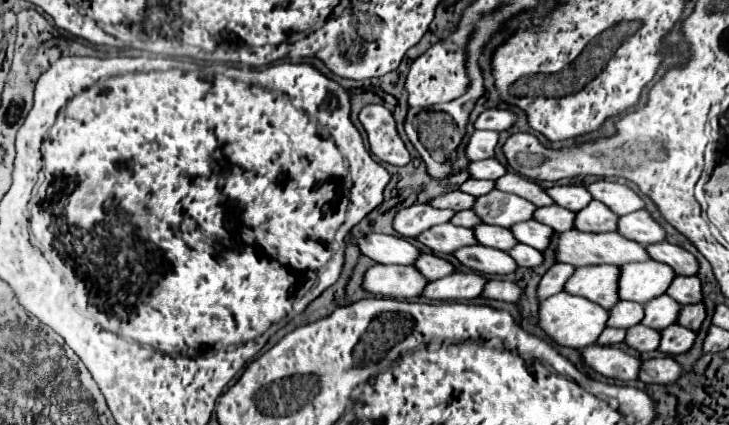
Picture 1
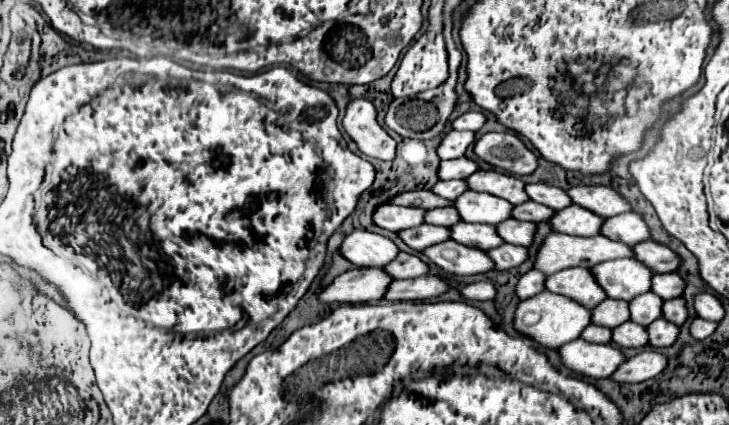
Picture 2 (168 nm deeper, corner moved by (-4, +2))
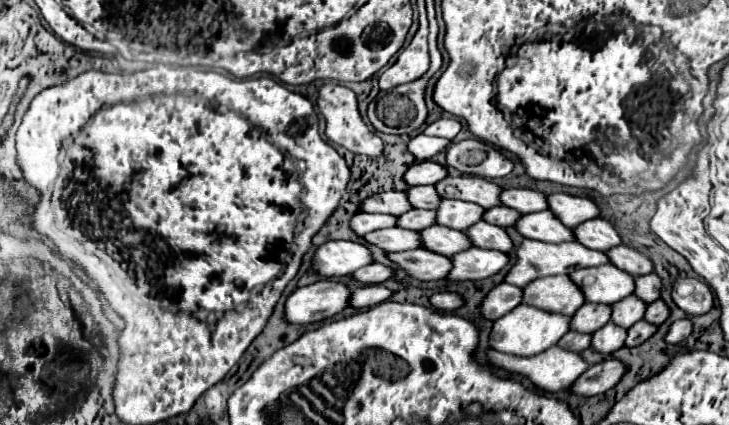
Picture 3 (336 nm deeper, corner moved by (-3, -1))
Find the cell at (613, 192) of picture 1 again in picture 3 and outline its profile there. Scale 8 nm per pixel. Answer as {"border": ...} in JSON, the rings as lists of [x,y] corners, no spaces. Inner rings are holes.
{"border":[[[549,194],[549,210],[553,210],[569,228],[599,216],[599,206],[593,200],[573,194]]]}

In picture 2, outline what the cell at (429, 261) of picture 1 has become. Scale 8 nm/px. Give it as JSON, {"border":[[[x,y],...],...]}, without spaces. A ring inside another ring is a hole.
{"border":[[[398,253],[396,259],[392,259],[382,269],[392,279],[410,279],[410,277],[420,277],[428,273],[428,265],[422,263],[416,255],[408,255],[408,253]]]}

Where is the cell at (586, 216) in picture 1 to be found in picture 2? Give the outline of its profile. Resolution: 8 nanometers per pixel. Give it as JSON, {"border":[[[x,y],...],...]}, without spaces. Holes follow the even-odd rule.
{"border":[[[568,205],[566,209],[560,209],[550,217],[552,231],[558,233],[568,233],[568,235],[578,235],[578,237],[594,237],[600,233],[602,217],[590,213],[588,209],[580,209],[578,205]]]}

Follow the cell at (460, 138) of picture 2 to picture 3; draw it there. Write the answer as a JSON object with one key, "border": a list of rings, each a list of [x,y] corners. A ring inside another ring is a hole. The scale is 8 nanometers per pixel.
{"border":[[[419,134],[409,142],[409,150],[421,160],[429,160],[429,158],[437,156],[439,152],[443,152],[445,148],[449,148],[449,146],[451,146],[451,140],[425,136],[425,134]]]}

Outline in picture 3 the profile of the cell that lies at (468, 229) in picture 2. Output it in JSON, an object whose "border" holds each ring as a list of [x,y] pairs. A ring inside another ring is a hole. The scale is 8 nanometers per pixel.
{"border":[[[441,224],[421,230],[421,236],[423,236],[425,248],[431,248],[433,252],[443,252],[445,256],[455,256],[463,250],[473,248],[473,242],[465,232],[459,232],[455,228],[447,228]]]}

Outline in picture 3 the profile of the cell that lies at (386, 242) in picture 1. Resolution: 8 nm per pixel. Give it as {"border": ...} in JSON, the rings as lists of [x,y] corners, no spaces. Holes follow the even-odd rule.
{"border":[[[329,240],[317,248],[313,268],[325,278],[339,278],[373,262],[371,250],[361,242]]]}

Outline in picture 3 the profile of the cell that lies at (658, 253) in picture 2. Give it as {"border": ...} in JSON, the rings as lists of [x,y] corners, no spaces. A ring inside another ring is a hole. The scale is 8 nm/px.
{"border":[[[623,244],[623,246],[615,246],[615,248],[611,248],[607,254],[611,256],[611,262],[613,262],[617,268],[621,268],[621,270],[633,274],[633,276],[651,274],[651,272],[655,270],[653,260],[651,260],[649,256],[641,254],[639,250],[631,248],[631,246],[625,246],[625,244]]]}

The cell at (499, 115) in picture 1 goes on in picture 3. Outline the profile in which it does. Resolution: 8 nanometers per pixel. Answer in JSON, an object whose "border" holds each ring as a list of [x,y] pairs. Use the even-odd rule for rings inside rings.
{"border":[[[441,118],[433,124],[429,124],[423,134],[429,134],[429,136],[441,136],[441,138],[449,138],[453,140],[459,132],[461,132],[463,124],[457,120],[457,118]]]}

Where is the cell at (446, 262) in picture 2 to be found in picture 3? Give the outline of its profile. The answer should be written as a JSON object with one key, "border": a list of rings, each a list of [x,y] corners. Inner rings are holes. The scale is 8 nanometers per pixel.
{"border":[[[427,248],[389,254],[389,258],[417,280],[445,280],[453,268],[451,258]]]}

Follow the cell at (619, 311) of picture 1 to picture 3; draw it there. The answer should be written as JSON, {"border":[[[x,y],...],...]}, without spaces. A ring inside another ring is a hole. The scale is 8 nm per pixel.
{"border":[[[587,302],[571,318],[571,330],[585,332],[585,334],[593,334],[595,330],[603,328],[609,320],[611,320],[611,306]]]}

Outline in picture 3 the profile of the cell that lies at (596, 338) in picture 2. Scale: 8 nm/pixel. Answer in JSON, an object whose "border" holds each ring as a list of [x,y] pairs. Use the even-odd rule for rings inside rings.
{"border":[[[567,332],[567,336],[563,336],[563,340],[559,340],[559,346],[573,350],[573,352],[581,352],[587,350],[591,346],[591,334],[581,334],[581,332]]]}

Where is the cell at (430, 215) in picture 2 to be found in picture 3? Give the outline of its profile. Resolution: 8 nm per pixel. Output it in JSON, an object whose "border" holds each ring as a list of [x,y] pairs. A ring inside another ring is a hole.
{"border":[[[411,210],[411,212],[401,214],[397,226],[399,228],[405,228],[405,226],[431,226],[431,224],[435,224],[435,218],[437,218],[437,214],[433,210]]]}

